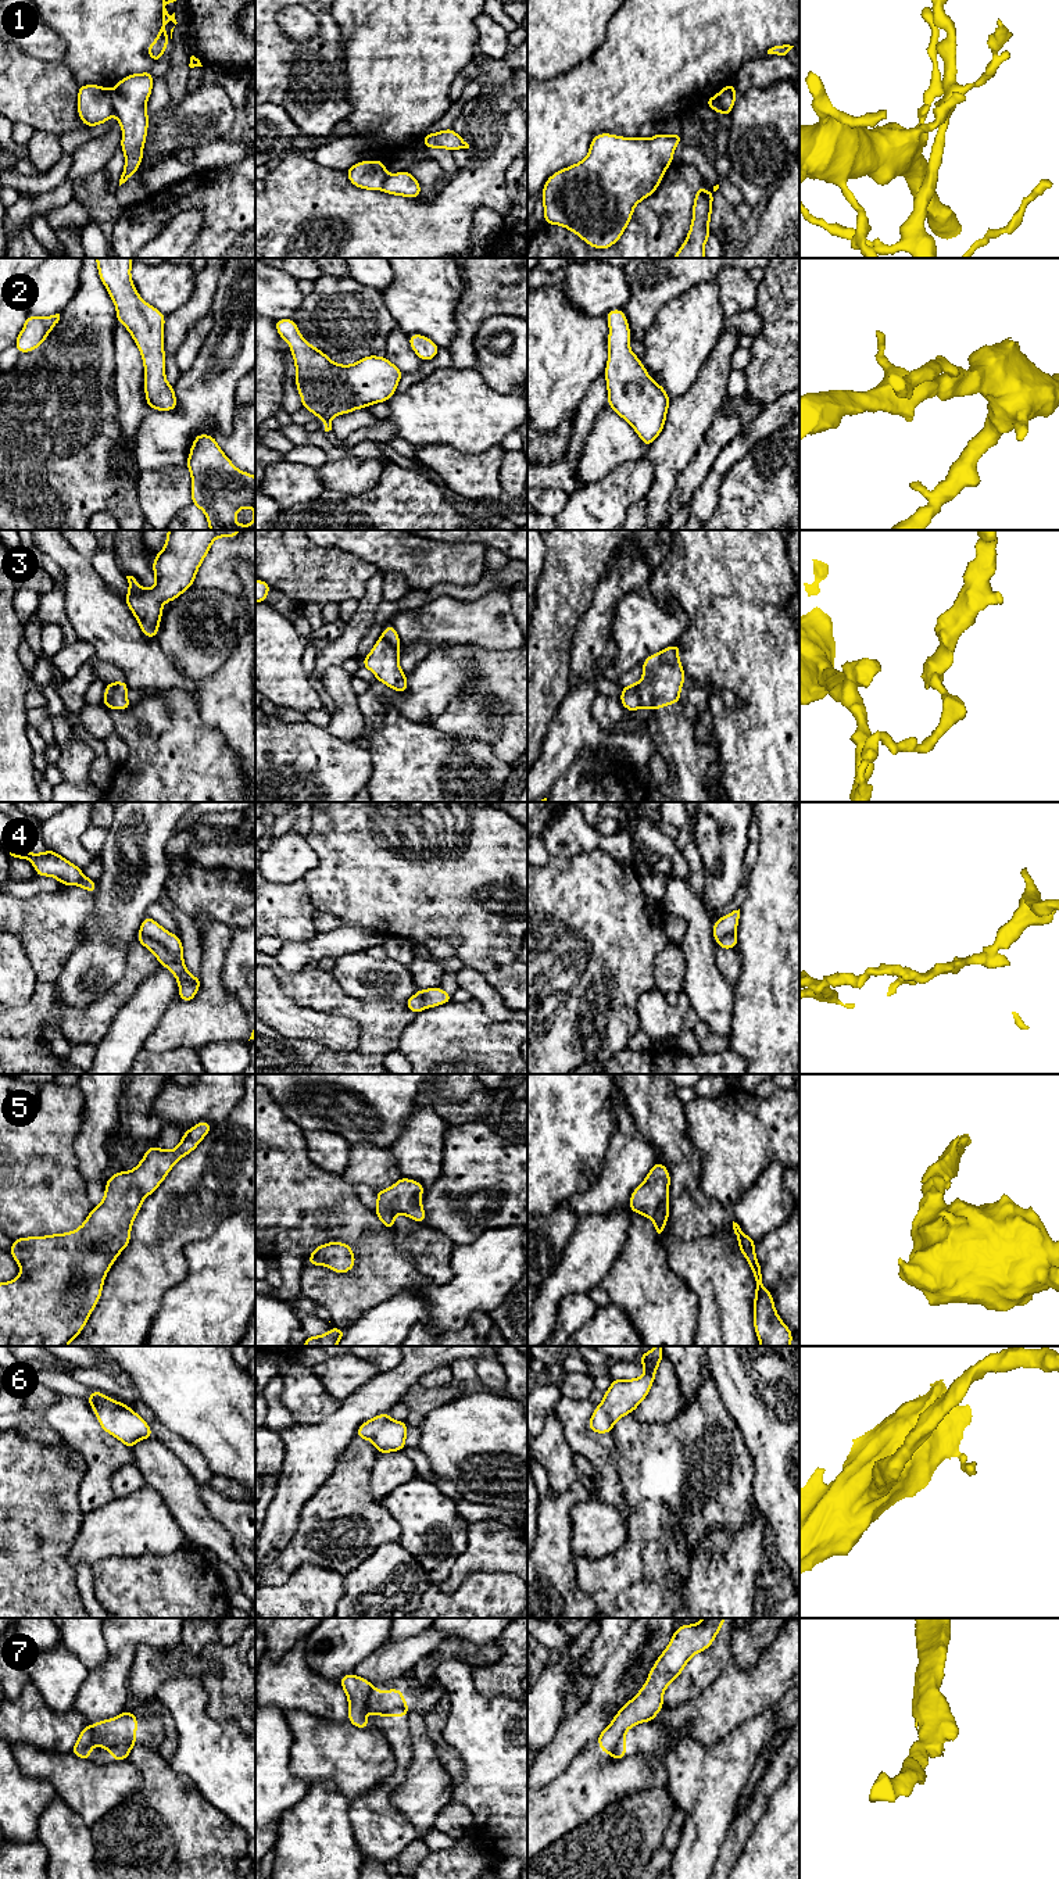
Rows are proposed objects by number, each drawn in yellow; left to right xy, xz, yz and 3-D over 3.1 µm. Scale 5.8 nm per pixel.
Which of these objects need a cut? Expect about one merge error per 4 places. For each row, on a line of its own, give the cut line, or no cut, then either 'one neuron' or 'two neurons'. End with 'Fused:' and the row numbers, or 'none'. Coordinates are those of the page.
1: xy (110, 90), (114, 111) | two neurons
2: no cut | one neuron
3: yz (637, 683), (640, 707) | two neurons
4: xy (140, 930), (170, 952), (174, 962), (197, 988) | two neurons
5: no cut | one neuron
6: no cut | one neuron
7: xz (407, 1710), (389, 1709), (376, 1714) | two neurons
Fused: 1, 3, 4, 7

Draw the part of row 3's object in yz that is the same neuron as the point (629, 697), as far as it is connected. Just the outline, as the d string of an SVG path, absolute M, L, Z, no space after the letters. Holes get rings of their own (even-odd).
M634 681L627 687L622 687L622 694L619 698L620 698L622 705L629 712L637 711L640 708L638 683Z

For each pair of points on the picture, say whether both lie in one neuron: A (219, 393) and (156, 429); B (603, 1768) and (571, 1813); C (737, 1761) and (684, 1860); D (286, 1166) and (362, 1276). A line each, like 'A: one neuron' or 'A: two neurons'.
A: one neuron
B: one neuron
C: one neuron
D: one neuron

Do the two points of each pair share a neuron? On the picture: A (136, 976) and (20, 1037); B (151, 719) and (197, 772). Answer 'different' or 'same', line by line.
A: same
B: same

